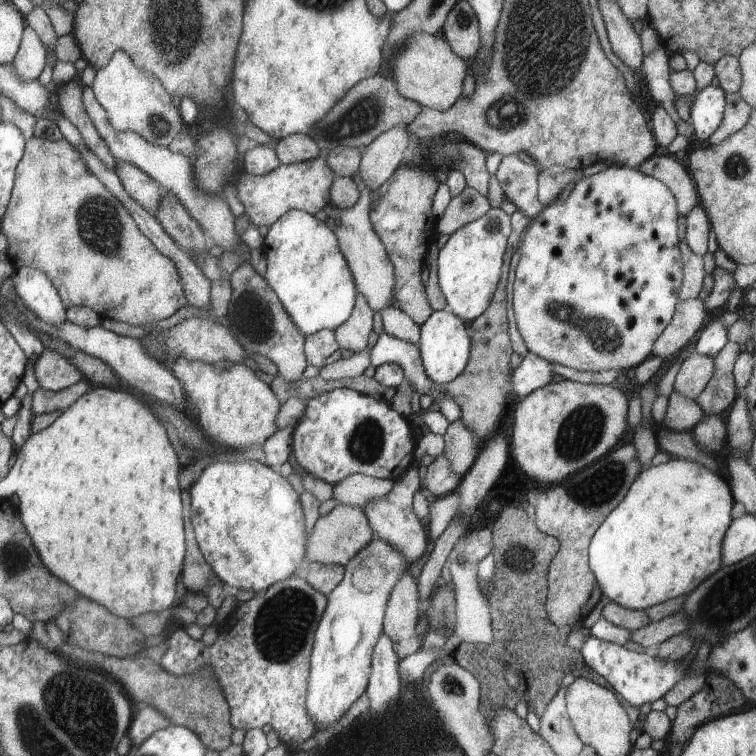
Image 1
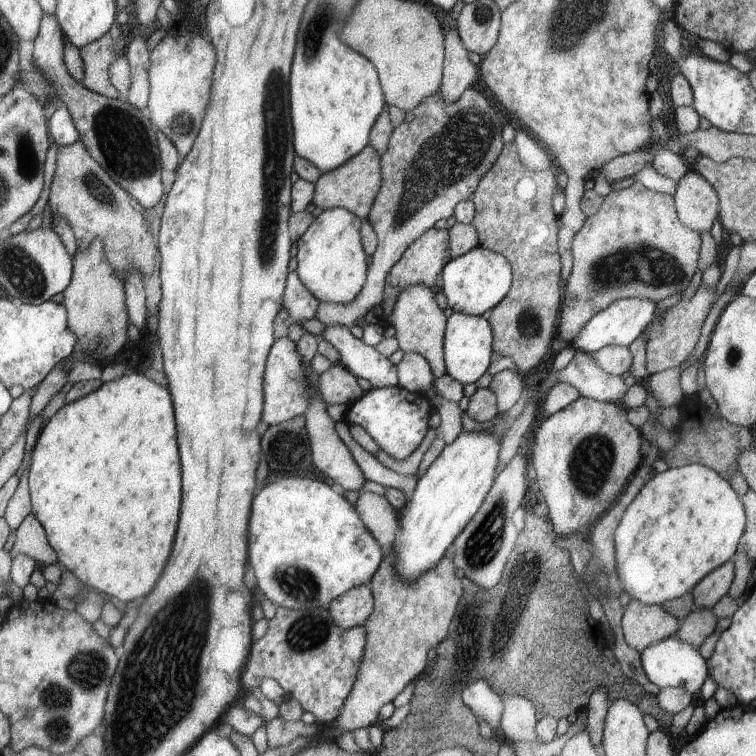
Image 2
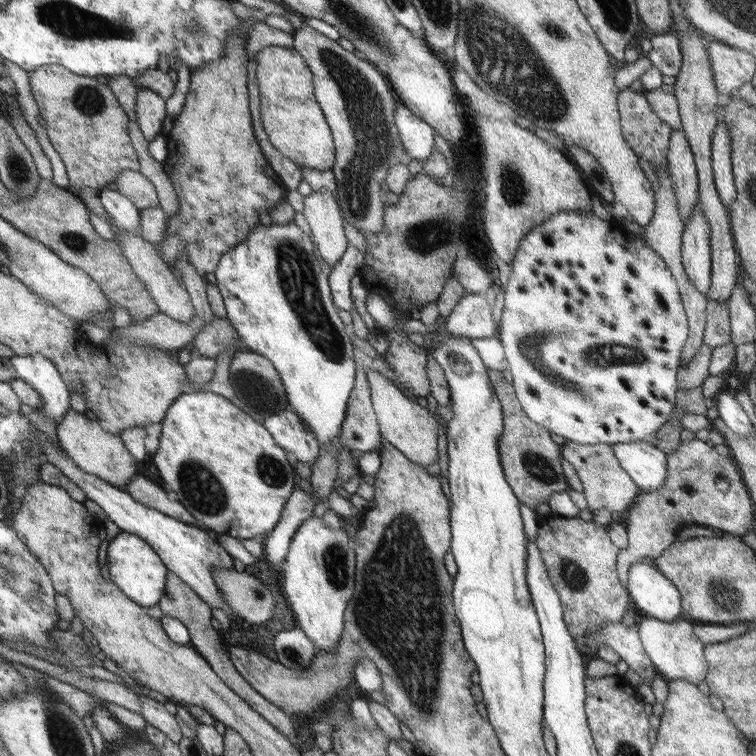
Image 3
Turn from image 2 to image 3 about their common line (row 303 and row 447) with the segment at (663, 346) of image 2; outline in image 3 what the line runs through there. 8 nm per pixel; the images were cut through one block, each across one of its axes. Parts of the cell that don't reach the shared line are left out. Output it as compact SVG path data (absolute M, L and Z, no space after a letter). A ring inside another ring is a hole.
M680 441L677 449L666 455L665 482L657 490L639 490L627 508L627 546L618 549L615 558L617 577L627 587L630 565L645 556L656 559L674 541L676 531L688 525L713 526L722 532L741 537L753 524L753 502L743 485L742 474L729 458L719 456L705 441Z

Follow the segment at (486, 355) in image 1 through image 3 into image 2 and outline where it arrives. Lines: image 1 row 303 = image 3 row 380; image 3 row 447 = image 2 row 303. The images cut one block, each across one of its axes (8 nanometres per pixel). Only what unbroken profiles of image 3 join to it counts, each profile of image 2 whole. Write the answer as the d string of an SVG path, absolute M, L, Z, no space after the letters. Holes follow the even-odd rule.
M505 143L502 153L495 160L493 167L482 177L477 191L471 200L474 205L472 226L478 237L478 247L501 254L505 257L513 270L513 283L510 291L501 302L487 313L487 321L493 332L492 354L494 357L509 358L514 370L519 376L527 374L527 370L535 368L537 362L547 352L549 340L555 330L555 316L559 310L559 296L561 296L561 280L559 280L559 256L557 254L558 240L555 240L555 214L551 212L551 196L555 192L555 174L551 170L536 172L527 171L517 159L513 144Z

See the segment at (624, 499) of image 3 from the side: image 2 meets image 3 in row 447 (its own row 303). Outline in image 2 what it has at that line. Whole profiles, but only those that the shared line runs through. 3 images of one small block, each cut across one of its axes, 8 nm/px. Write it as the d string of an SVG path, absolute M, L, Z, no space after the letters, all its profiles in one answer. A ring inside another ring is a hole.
M636 181L623 190L611 190L603 197L599 209L586 218L586 223L577 230L570 246L573 250L572 268L570 276L564 282L563 307L559 314L559 338L551 342L551 354L555 354L565 343L567 346L571 345L574 337L590 318L615 300L637 298L657 303L682 293L687 288L693 272L698 270L699 234L686 228L678 220L674 198L645 189Z

